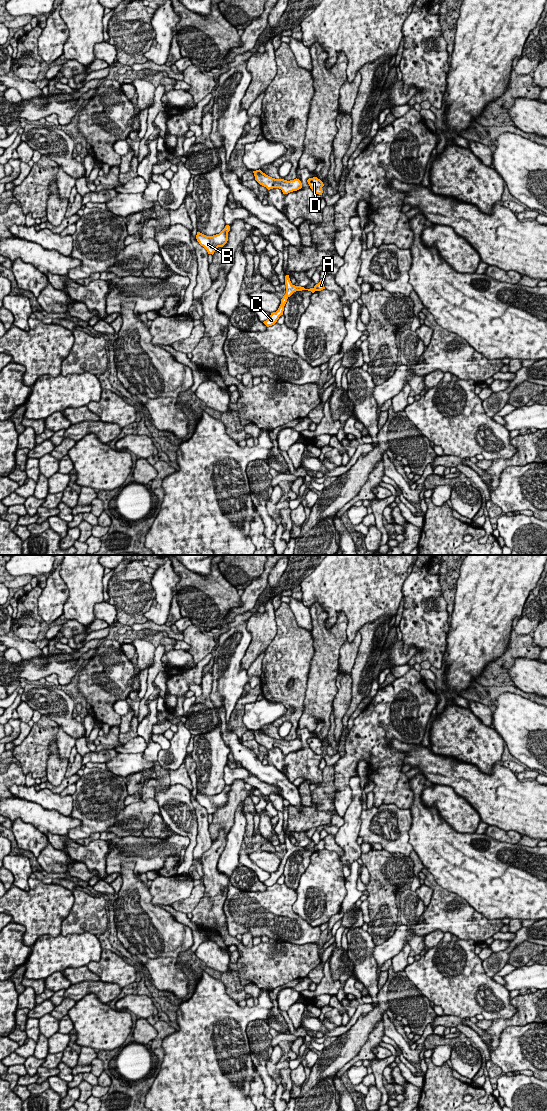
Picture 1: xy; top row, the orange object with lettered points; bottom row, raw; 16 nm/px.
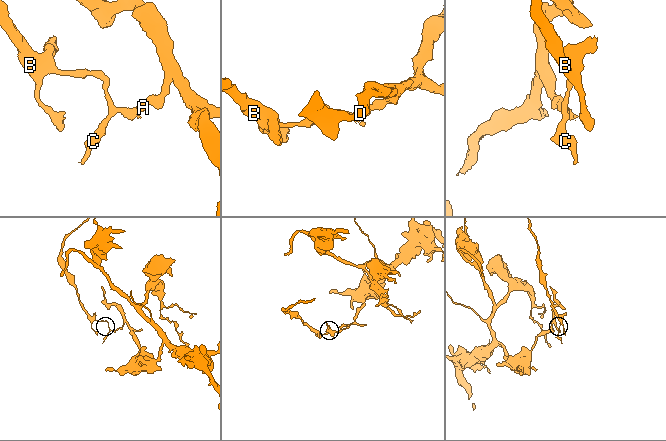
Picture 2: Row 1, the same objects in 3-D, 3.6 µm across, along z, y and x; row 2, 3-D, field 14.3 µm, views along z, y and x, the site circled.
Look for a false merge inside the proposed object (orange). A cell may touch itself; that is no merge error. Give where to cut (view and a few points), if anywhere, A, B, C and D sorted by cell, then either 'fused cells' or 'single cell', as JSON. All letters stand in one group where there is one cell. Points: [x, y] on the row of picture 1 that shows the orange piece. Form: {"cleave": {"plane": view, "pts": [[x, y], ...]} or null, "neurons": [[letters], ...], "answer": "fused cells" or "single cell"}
{"cleave": {"plane": "xy", "pts": [[313, 288], [315, 290]]}, "neurons": [["A", "D"], ["B", "C"]], "answer": "fused cells"}

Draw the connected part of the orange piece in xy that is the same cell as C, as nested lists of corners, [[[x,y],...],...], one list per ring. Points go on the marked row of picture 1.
[[[289,275],[285,276],[285,285],[286,285],[286,294],[281,299],[281,304],[280,304],[278,310],[276,312],[271,313],[270,317],[266,321],[263,322],[267,327],[274,325],[277,322],[277,320],[279,319],[279,317],[281,315],[283,315],[284,306],[287,302],[287,299],[294,292],[302,291],[302,290],[308,290],[308,291],[311,291],[312,293],[315,292],[314,288],[305,289],[304,287],[293,285],[290,281]]]

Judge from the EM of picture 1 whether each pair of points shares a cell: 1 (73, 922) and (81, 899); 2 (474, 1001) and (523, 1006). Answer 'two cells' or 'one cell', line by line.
1: one cell
2: two cells

